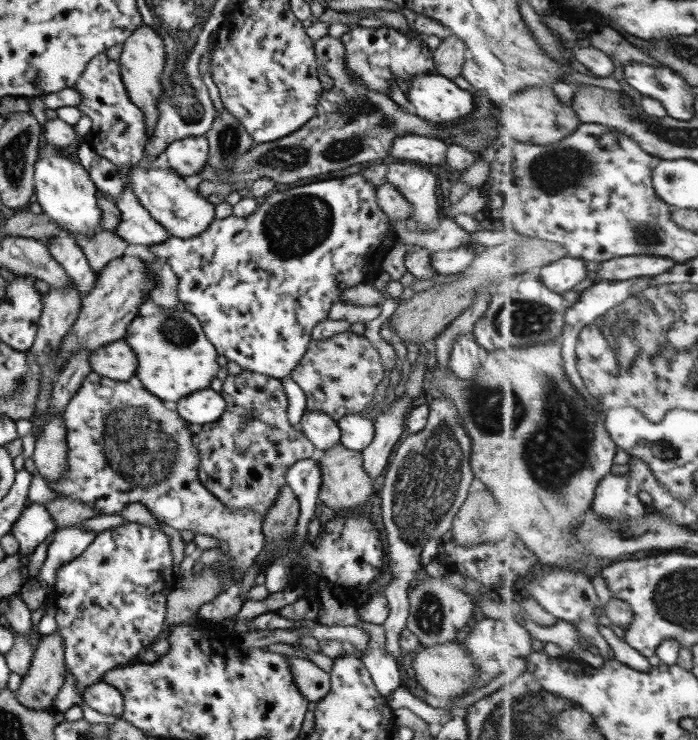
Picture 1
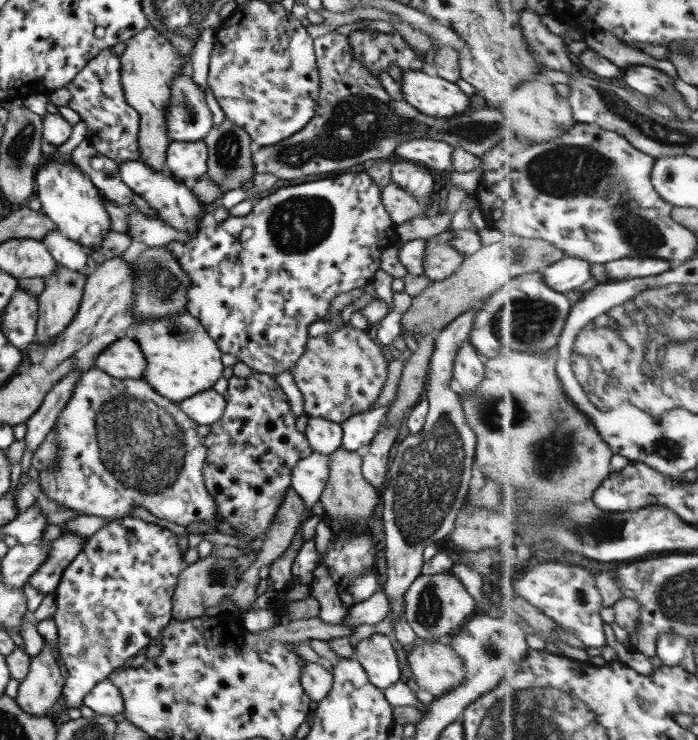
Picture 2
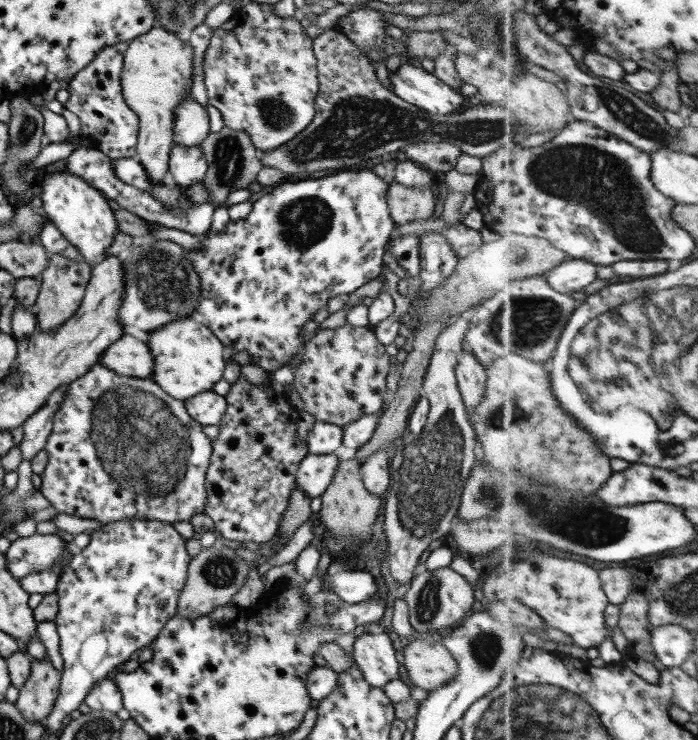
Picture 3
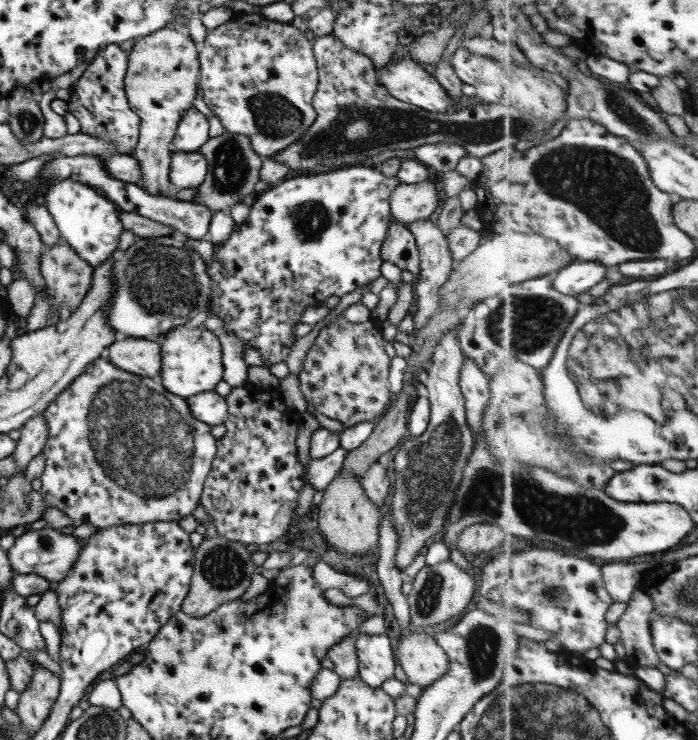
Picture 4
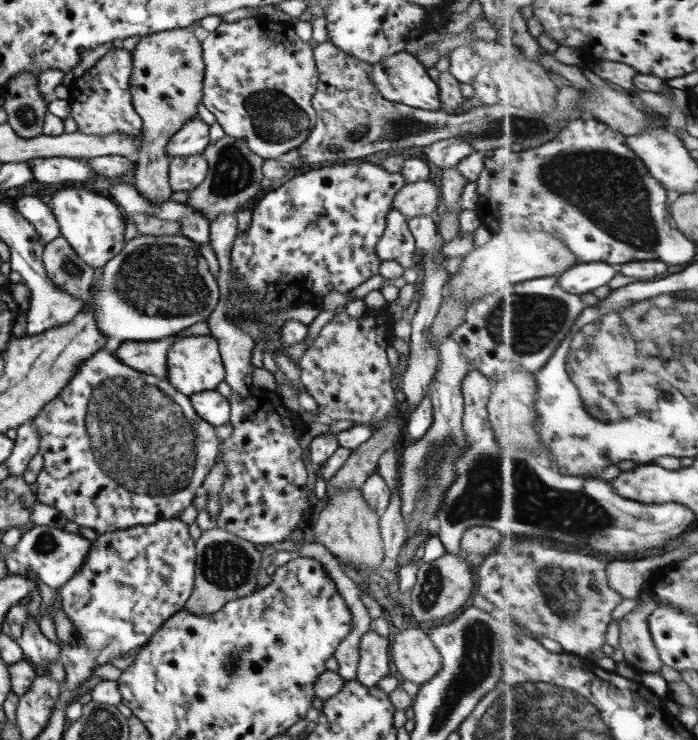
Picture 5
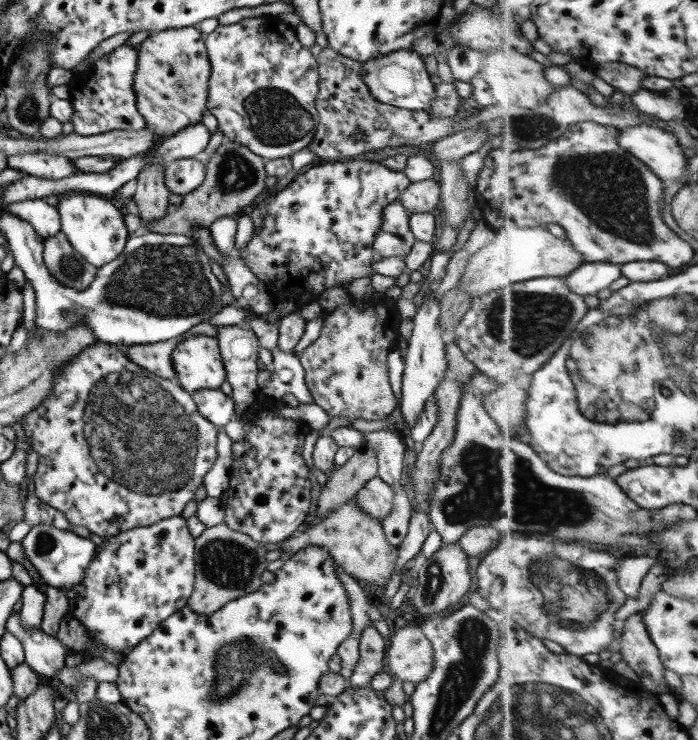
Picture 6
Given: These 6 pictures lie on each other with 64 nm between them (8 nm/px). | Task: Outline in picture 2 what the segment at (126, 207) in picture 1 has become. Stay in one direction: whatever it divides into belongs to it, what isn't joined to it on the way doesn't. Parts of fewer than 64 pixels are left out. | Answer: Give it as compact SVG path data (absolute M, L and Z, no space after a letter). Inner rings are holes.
M133 207L128 208L128 223L130 223L130 230L126 235L141 239L149 247L166 245L176 240L188 242L195 236L195 233L176 230L164 221L146 216L138 212L138 208Z

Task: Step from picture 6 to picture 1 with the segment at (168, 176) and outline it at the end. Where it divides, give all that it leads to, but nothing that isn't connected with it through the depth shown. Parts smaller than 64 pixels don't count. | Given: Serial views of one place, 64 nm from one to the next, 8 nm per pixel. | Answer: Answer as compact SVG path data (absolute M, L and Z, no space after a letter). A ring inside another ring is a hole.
M192 136L177 140L166 147L166 158L170 169L180 176L194 176L202 172L209 157L209 142L205 136Z

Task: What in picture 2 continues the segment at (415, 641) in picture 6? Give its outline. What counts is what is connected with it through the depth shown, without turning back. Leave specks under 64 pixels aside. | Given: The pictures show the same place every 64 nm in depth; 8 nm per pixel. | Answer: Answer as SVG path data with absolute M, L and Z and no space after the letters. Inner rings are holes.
M438 640L415 643L407 656L412 678L420 689L427 690L434 697L448 693L464 681L464 662L450 648Z

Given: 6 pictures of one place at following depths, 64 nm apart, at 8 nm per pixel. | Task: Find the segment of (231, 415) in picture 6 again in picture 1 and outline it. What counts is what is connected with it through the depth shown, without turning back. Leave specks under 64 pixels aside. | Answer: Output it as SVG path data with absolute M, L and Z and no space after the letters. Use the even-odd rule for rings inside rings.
M210 387L185 396L173 405L181 418L188 423L202 426L221 418L226 406L223 396Z

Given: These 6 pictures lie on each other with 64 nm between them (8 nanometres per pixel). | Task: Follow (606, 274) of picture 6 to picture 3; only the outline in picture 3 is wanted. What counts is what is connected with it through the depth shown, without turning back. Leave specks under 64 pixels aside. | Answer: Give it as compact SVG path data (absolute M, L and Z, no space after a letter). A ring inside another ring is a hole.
M569 258L568 262L563 262L546 275L556 290L564 294L574 294L586 290L600 278L600 265L580 258Z

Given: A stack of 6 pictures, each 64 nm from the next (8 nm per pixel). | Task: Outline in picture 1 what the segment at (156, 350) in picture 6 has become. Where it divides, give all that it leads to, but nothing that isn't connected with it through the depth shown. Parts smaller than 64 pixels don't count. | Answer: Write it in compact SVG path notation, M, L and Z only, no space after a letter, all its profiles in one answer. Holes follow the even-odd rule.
M120 339L103 346L101 351L89 356L91 371L117 381L134 381L136 377L136 353Z

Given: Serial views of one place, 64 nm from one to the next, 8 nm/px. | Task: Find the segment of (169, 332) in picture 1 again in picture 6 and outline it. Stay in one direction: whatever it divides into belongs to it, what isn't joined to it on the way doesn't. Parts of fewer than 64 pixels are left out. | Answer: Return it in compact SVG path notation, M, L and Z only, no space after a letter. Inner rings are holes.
M196 335L181 341L172 352L175 381L192 394L204 388L217 390L226 382L226 369L216 337Z

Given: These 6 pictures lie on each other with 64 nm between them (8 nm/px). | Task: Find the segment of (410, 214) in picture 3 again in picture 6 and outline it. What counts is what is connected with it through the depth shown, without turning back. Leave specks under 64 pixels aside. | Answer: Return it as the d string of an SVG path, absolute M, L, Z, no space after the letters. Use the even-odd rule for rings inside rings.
M428 179L417 183L412 183L400 196L402 205L408 212L431 212L441 202L441 190L438 182Z

